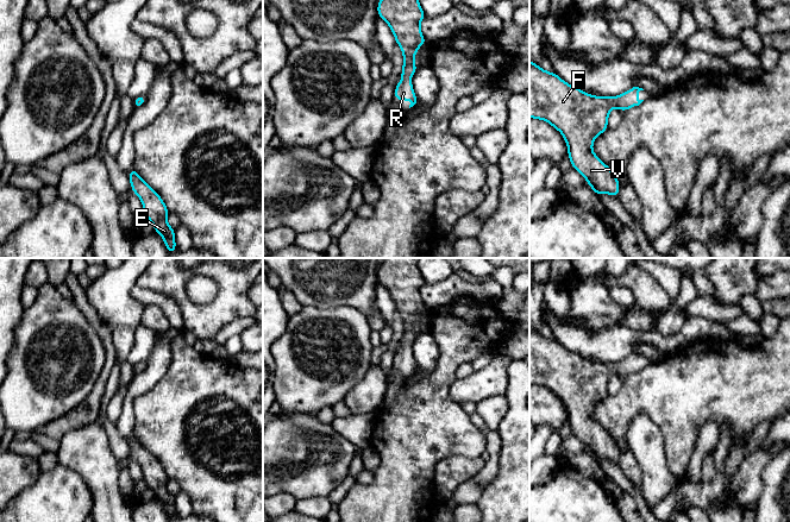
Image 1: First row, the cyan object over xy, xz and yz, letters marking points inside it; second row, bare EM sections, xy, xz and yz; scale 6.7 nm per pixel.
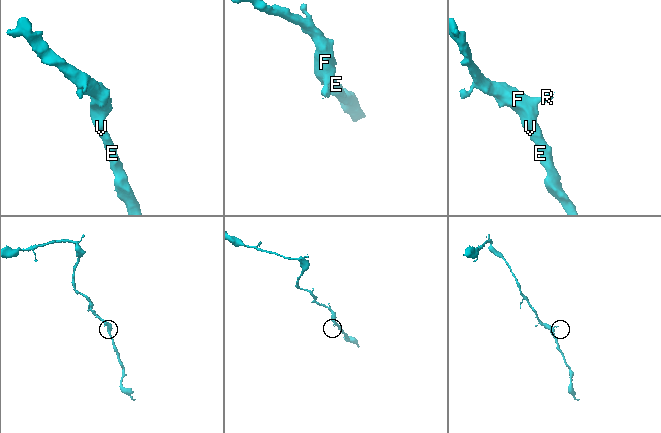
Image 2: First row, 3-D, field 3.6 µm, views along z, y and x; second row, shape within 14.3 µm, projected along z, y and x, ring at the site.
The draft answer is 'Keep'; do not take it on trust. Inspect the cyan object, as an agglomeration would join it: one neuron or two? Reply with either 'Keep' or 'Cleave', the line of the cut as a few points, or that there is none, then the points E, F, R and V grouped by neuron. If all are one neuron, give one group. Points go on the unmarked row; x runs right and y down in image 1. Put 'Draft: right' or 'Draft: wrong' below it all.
Keep. No split. Groups: E F R V
Draft: right

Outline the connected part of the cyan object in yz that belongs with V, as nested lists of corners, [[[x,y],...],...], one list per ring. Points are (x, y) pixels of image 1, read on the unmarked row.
[[[529,327],[529,384],[545,386],[562,400],[572,434],[587,446],[597,463],[610,460],[619,464],[620,448],[612,435],[594,420],[592,409],[608,395],[608,382],[614,373],[626,378],[644,367],[638,365],[640,357],[644,356],[633,353],[617,363],[590,361]]]

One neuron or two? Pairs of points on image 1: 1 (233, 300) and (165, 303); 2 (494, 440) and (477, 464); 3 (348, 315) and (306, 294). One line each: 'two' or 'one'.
1: two
2: two
3: two

